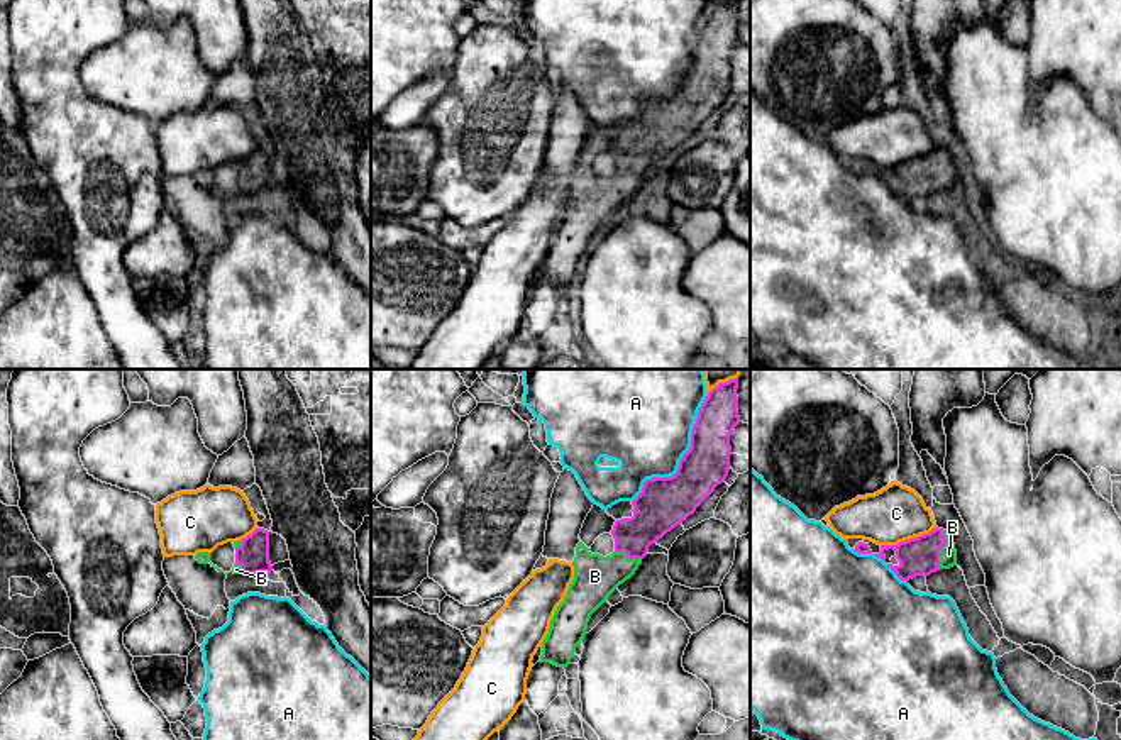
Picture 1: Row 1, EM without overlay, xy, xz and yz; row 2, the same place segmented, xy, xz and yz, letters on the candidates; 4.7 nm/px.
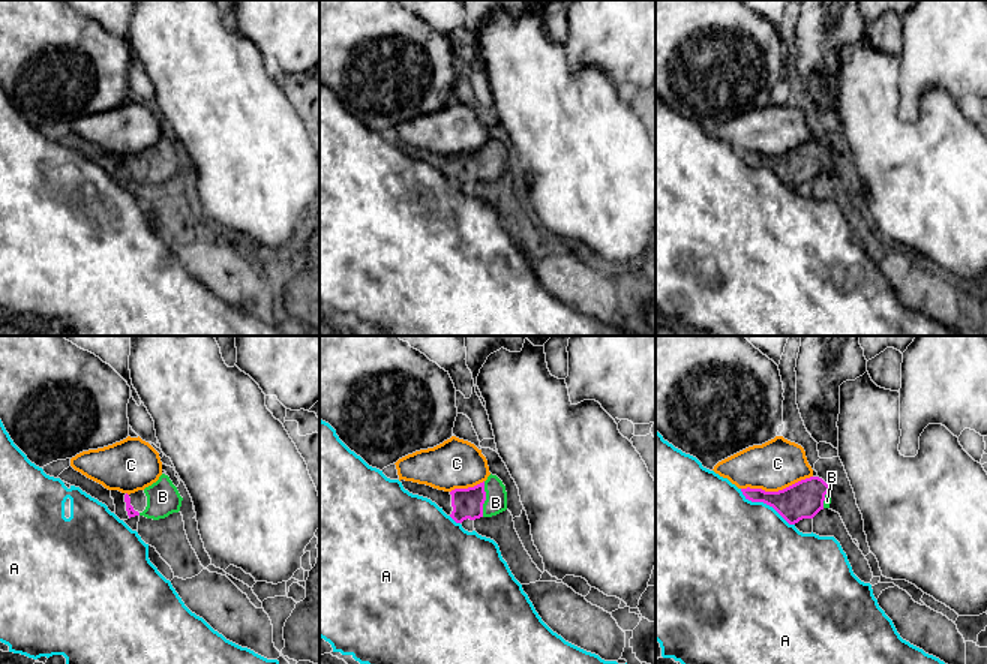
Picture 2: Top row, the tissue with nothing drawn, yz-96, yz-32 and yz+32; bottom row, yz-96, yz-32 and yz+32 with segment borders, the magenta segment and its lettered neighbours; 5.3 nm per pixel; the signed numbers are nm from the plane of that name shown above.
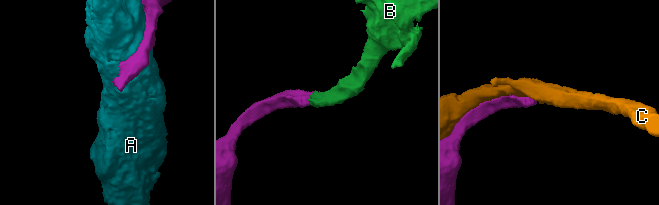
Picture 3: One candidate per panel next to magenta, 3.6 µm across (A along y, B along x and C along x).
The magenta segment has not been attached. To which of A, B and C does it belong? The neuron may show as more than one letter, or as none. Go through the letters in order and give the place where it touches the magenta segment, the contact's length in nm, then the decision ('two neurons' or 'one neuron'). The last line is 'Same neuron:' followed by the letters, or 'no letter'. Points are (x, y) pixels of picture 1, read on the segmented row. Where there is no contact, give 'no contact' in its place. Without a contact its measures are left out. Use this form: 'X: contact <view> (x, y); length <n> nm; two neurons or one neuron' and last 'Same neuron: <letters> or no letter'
A: contact xz (681, 459); length 600 nm; two neurons
B: contact yz (940, 549); length 190 nm; one neuron
C: contact yz (910, 539); length 280 nm; two neurons
Same neuron: B

